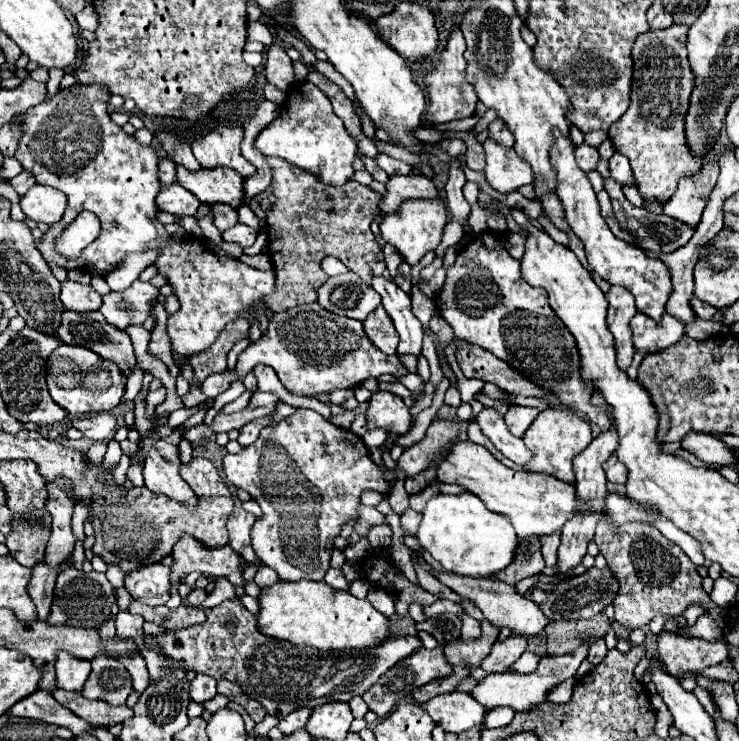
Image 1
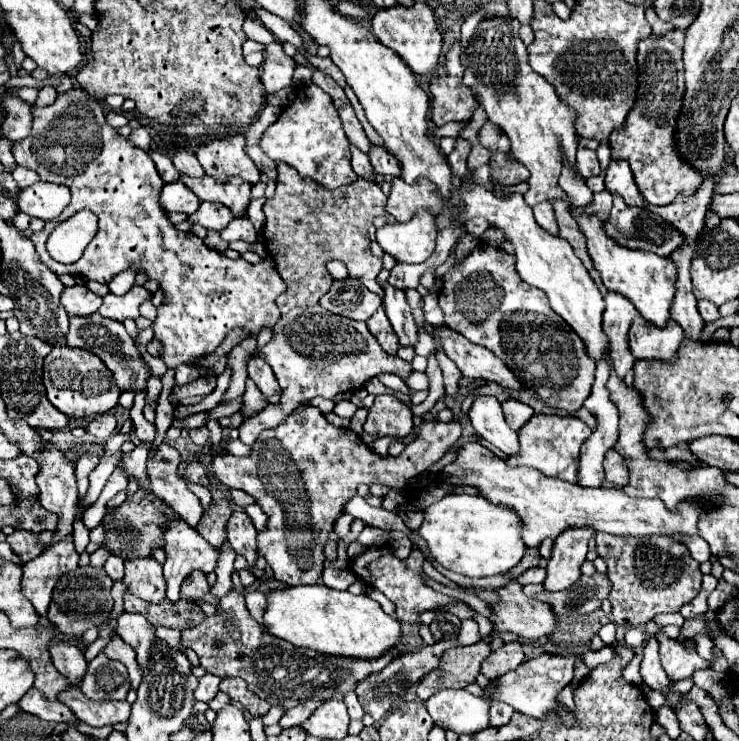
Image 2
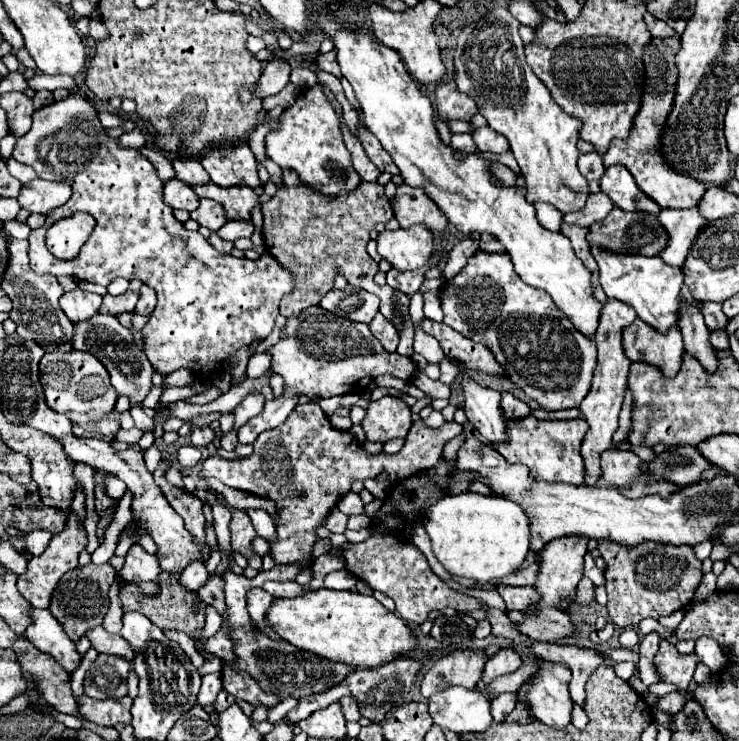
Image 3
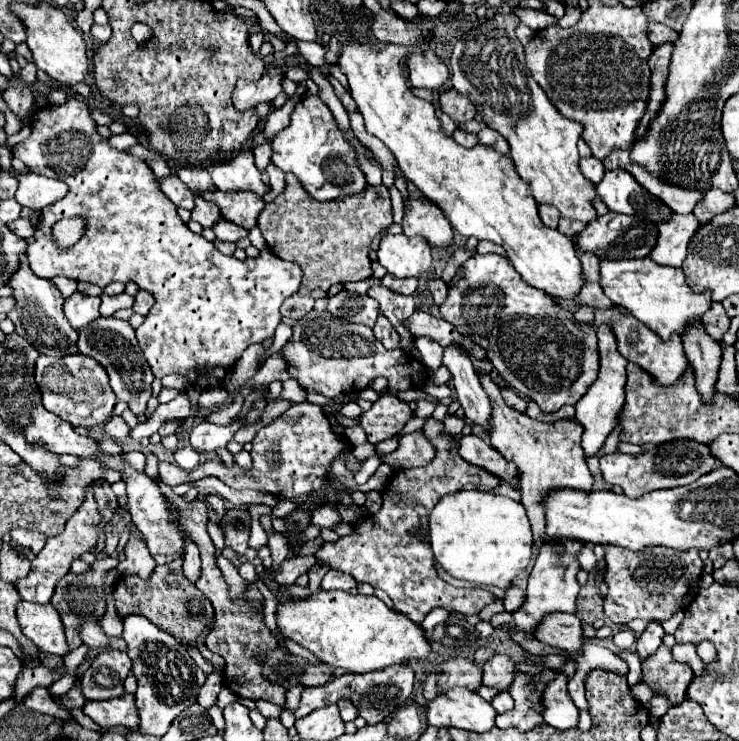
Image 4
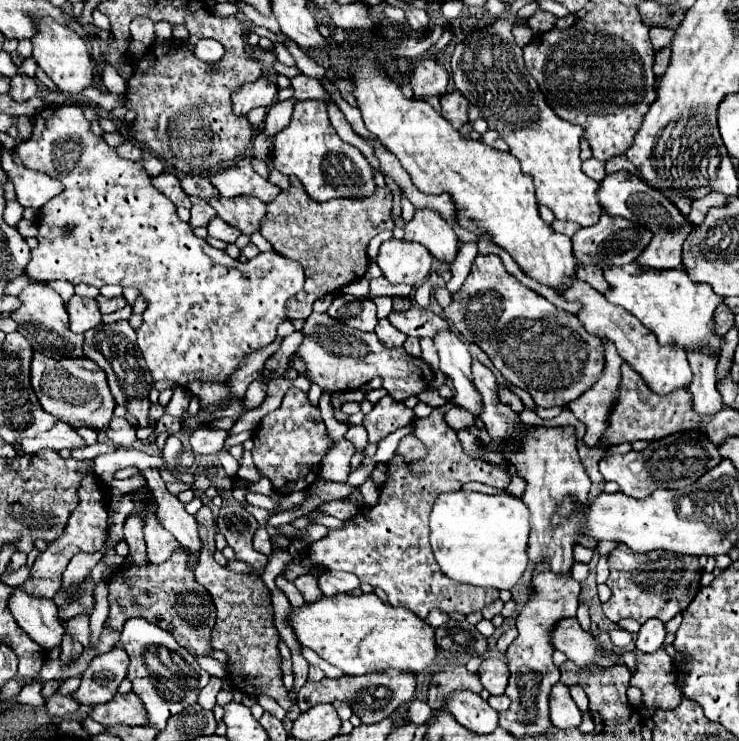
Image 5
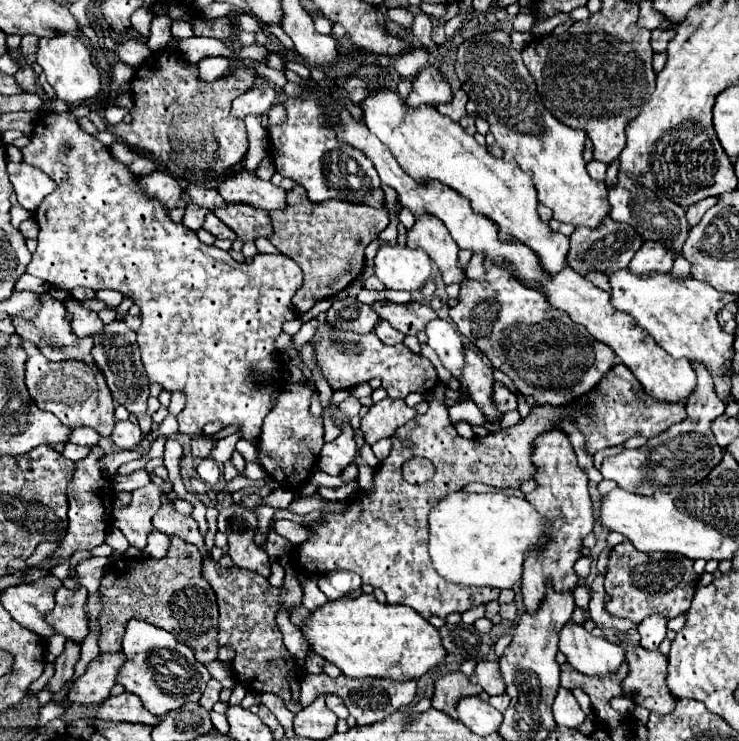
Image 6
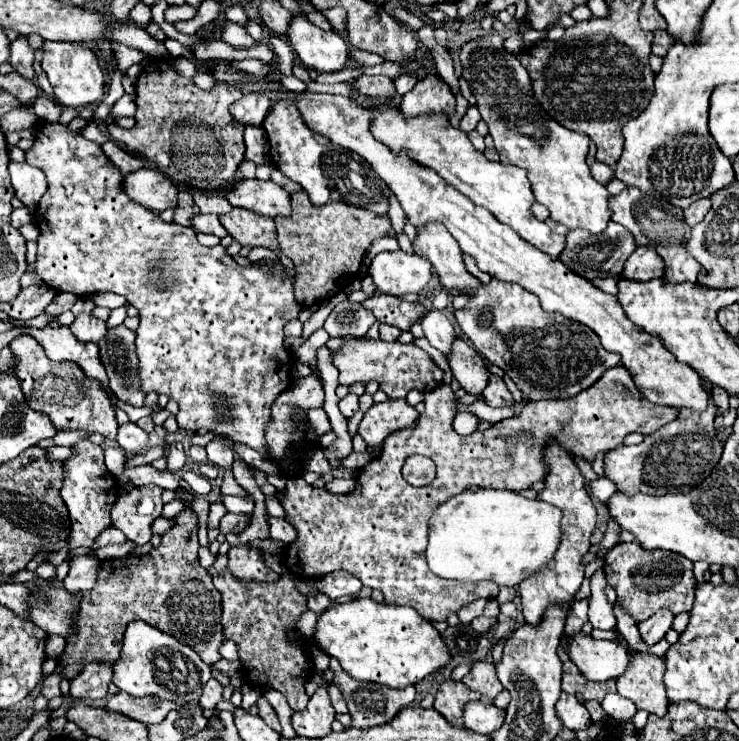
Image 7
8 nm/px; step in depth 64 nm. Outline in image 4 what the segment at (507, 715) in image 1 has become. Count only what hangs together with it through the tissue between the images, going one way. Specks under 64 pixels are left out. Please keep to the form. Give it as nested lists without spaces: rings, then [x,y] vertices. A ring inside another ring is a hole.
[[[500,692],[500,694],[496,694],[496,696],[490,700],[490,704],[494,706],[494,710],[496,710],[498,714],[504,714],[504,712],[512,710],[514,700],[512,700],[512,698],[510,698],[506,692]]]

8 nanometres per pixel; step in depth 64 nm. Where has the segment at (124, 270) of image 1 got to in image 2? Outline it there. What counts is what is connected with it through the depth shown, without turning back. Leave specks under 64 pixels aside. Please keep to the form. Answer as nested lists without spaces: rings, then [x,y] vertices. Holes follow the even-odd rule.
[[[122,272],[122,274],[118,274],[118,276],[112,278],[112,282],[108,284],[108,288],[110,288],[112,294],[120,296],[120,294],[124,294],[134,284],[134,278],[136,278],[136,272]]]

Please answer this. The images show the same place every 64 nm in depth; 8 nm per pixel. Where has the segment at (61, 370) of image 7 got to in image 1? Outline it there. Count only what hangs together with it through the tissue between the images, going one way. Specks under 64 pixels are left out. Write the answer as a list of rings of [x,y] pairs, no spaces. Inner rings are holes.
[[[60,344],[46,362],[46,384],[52,400],[72,416],[108,412],[118,406],[124,394],[124,382],[116,364],[100,360],[96,352],[80,346]]]

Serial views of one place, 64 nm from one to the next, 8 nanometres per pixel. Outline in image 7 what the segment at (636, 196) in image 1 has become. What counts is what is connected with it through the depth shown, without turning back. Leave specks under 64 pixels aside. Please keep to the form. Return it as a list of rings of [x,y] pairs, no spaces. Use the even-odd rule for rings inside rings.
[[[636,248],[634,254],[624,262],[622,274],[618,280],[634,280],[634,282],[648,282],[660,278],[664,272],[662,258],[652,252],[652,248]]]

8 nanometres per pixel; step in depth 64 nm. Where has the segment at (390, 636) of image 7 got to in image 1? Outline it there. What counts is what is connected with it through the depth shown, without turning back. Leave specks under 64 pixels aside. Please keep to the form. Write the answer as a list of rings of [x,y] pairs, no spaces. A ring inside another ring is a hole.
[[[276,582],[274,586],[262,588],[260,592],[260,612],[256,616],[258,620],[258,628],[260,632],[264,632],[266,636],[272,638],[280,638],[280,640],[288,640],[290,644],[296,646],[312,646],[318,650],[372,650],[378,648],[380,644],[384,644],[384,640],[388,640],[390,636],[390,620],[378,612],[370,600],[360,600],[356,596],[352,596],[350,592],[342,592],[342,590],[334,590],[328,588],[328,584],[324,582]]]

